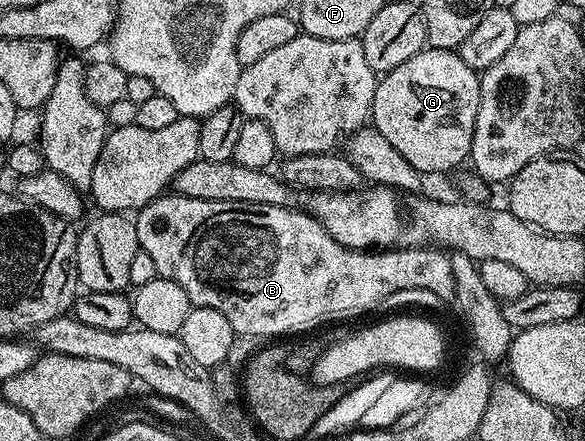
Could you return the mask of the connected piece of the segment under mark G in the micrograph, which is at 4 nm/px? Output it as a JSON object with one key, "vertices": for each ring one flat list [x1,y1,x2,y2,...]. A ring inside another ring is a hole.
{"vertices":[[425,47,413,59,405,59,401,67,382,74,378,78,371,104,370,124,389,139,391,146,405,157,421,174,450,174,471,155,473,131,477,123,479,106,480,74,453,49,432,49]]}

